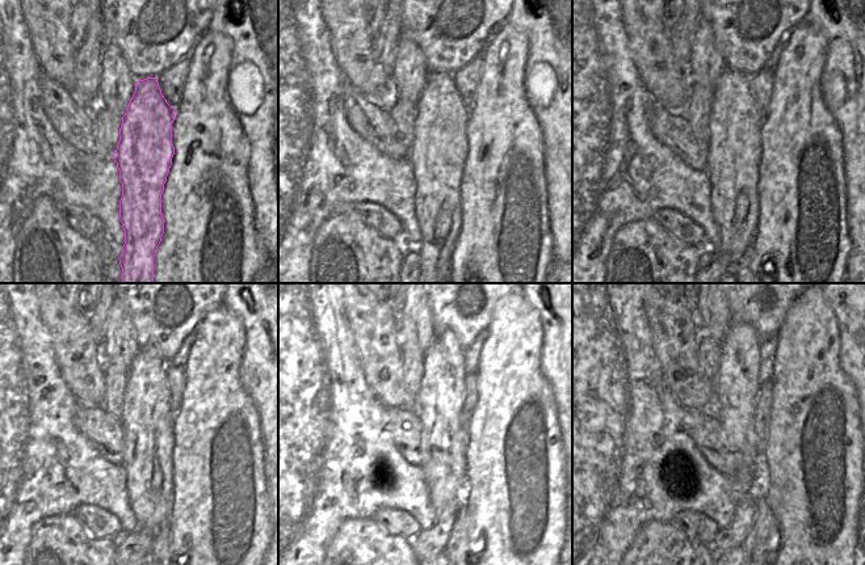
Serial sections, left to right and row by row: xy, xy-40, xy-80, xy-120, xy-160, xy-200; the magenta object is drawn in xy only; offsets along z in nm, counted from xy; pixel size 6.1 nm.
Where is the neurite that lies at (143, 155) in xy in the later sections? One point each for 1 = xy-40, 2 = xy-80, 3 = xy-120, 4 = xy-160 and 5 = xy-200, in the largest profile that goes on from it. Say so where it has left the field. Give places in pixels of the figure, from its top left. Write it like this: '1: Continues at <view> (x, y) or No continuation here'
1: Continues at xy-40 (437, 154)
2: Continues at xy-80 (734, 148)
3: Continues at xy-120 (147, 417)
4: Continues at xy-160 (439, 404)
5: Continues at xy-200 (737, 386)

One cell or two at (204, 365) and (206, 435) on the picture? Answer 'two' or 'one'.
one

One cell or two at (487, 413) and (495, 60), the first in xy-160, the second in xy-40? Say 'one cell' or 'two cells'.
one cell

